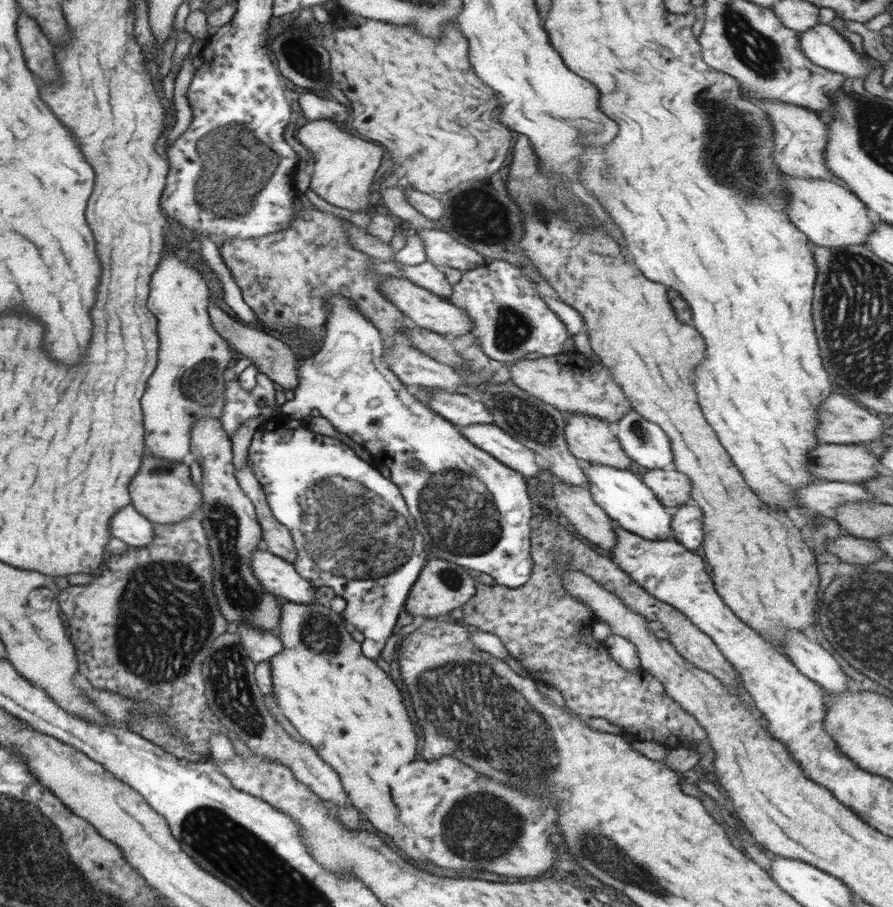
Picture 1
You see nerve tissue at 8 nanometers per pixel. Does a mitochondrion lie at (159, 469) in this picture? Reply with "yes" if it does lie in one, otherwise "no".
yes

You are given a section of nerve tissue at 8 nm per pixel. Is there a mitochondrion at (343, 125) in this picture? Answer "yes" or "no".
no

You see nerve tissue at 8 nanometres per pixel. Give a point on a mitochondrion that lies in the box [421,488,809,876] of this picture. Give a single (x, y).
(481, 827)

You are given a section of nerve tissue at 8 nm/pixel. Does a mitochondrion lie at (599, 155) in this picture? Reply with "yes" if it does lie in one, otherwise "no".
no

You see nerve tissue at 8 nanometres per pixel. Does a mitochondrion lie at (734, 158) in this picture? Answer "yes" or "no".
yes

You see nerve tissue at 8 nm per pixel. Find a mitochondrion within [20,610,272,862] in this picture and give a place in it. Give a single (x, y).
(231, 690)

